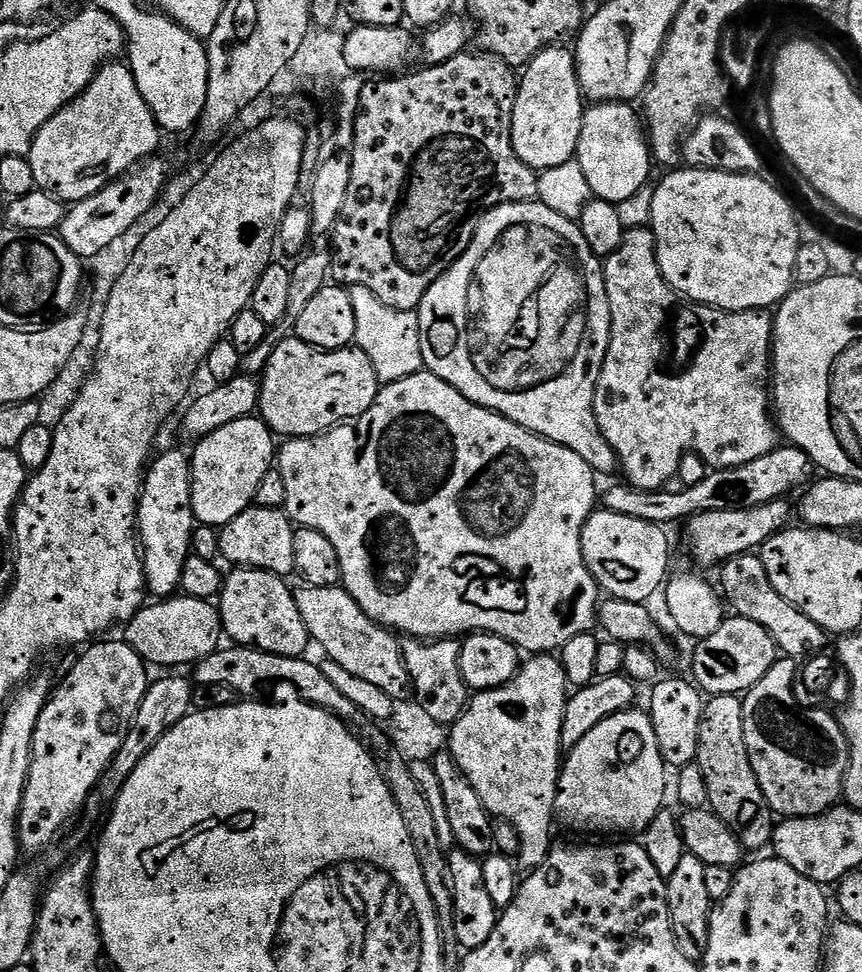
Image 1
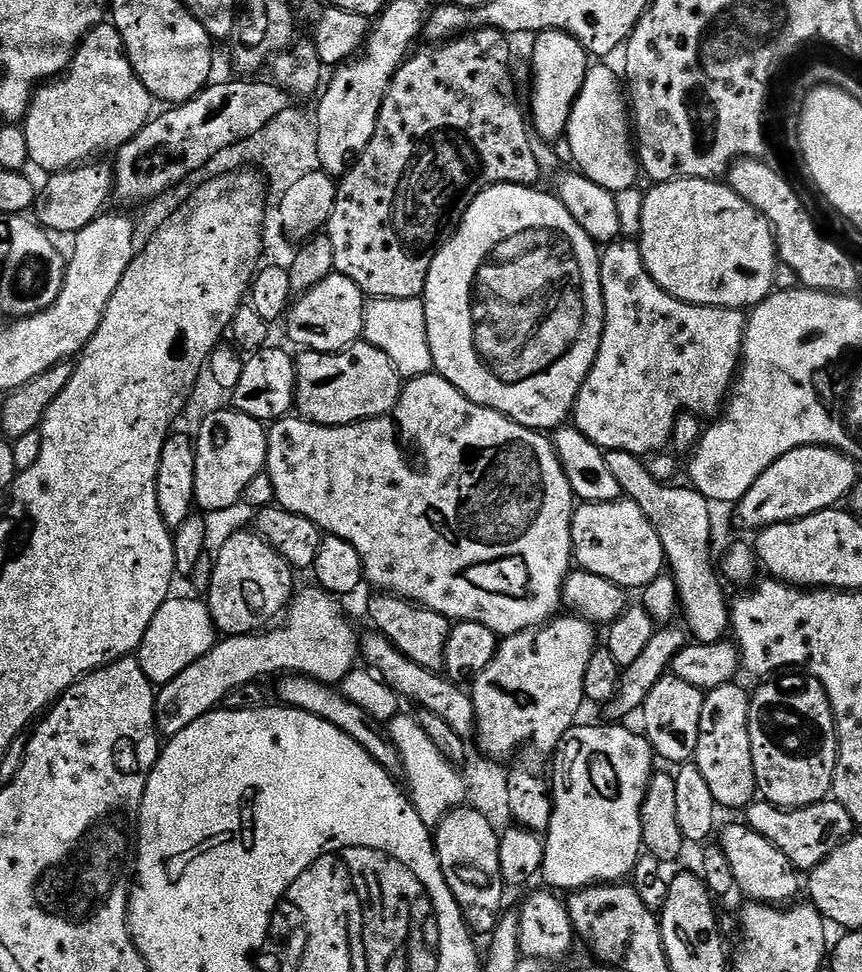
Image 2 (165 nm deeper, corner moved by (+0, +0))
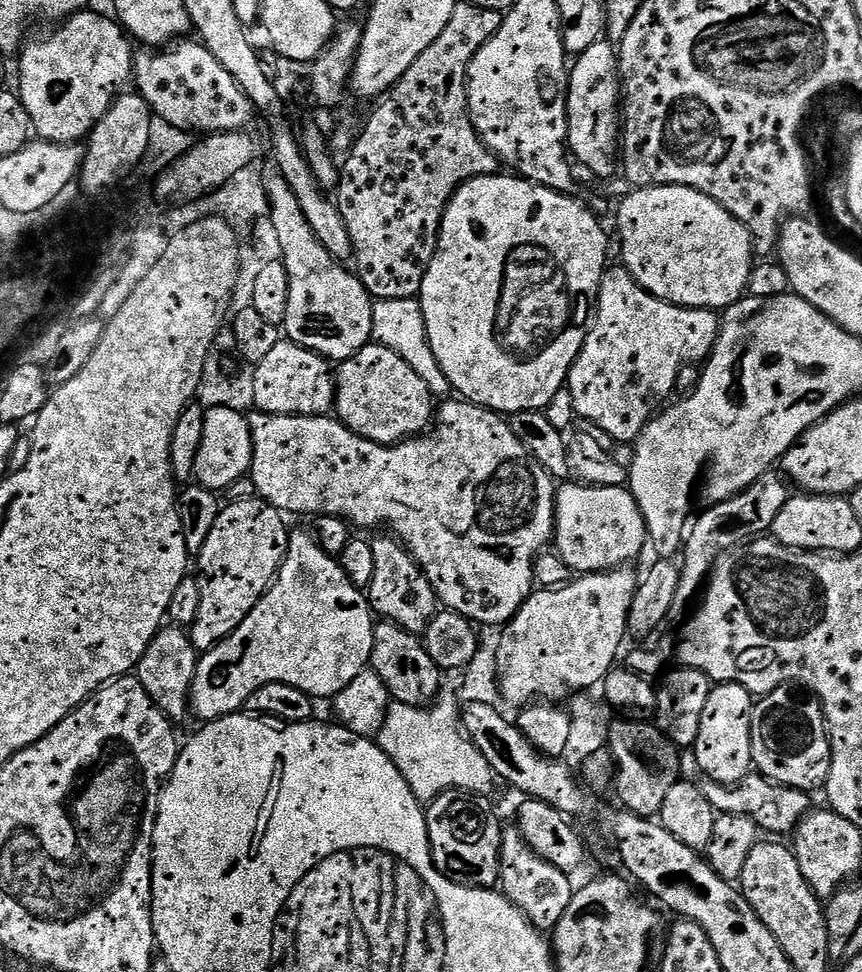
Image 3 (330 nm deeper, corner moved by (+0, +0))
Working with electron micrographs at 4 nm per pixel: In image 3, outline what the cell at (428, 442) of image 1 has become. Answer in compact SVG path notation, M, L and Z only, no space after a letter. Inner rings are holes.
M448 398L444 404L435 409L434 423L426 434L401 440L399 444L379 444L361 436L355 436L339 419L326 416L270 416L266 412L253 411L248 416L248 425L252 435L252 471L250 473L256 495L261 500L280 509L285 514L301 512L304 516L317 518L319 516L336 516L348 522L357 524L360 528L380 528L385 524L387 531L395 536L408 553L418 562L418 566L432 583L436 591L436 599L447 611L457 612L467 616L477 625L503 626L512 619L520 607L528 601L534 591L534 566L536 558L549 547L556 526L556 489L553 477L539 464L522 446L522 442L514 434L511 423L503 415L497 414L491 408L481 408L479 404L470 404L463 398Z

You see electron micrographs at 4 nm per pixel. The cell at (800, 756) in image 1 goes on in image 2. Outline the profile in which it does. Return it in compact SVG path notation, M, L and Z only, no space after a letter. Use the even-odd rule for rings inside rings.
M784 670L765 679L761 684L764 685L757 692L751 693L752 705L748 719L750 750L759 795L768 803L787 809L805 808L817 804L819 800L829 799L840 743L836 737L836 719L832 713L830 698L822 682L803 670Z

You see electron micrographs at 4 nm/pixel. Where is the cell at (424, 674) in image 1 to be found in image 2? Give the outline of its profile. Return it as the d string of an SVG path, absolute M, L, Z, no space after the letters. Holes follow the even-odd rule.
M376 594L368 604L368 616L372 619L371 627L406 654L406 658L431 672L444 672L446 642L450 638L453 621L421 604L413 604L411 600L391 594Z

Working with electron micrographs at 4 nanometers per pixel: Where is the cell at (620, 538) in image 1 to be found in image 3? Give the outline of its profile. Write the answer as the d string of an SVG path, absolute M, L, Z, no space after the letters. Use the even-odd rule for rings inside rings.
M564 482L557 487L554 548L573 573L606 572L627 565L648 543L644 515L627 487L596 487L581 482Z

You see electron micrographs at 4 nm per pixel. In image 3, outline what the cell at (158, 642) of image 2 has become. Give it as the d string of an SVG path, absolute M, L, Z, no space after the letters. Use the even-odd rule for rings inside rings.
M166 626L157 632L134 669L134 675L142 682L146 694L150 694L154 703L173 722L179 722L184 715L189 715L197 659L198 653L191 637L181 627Z

